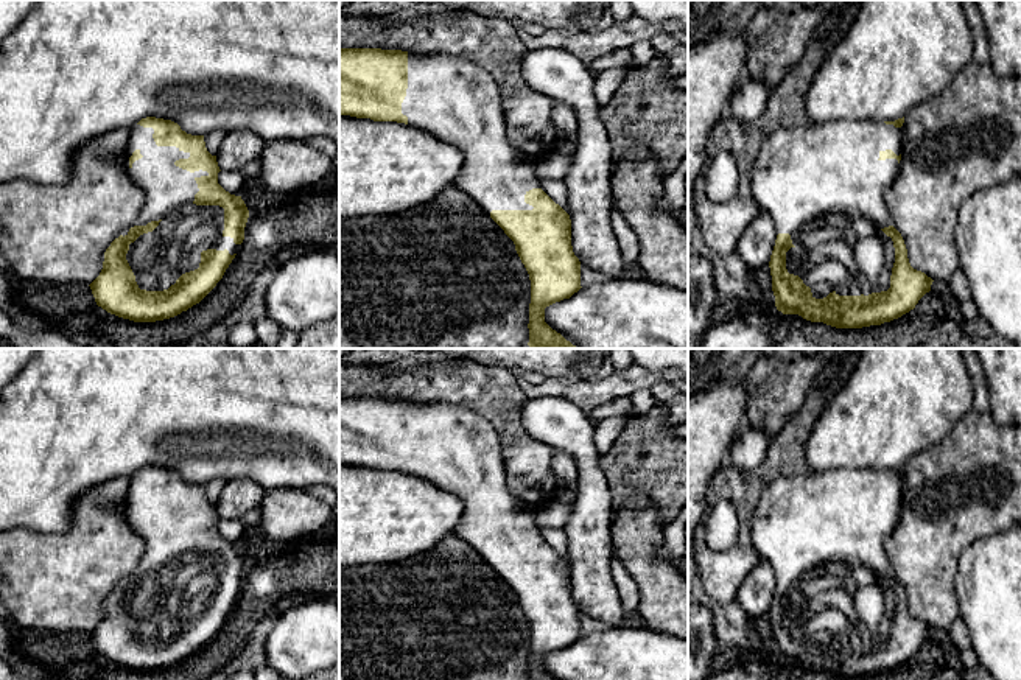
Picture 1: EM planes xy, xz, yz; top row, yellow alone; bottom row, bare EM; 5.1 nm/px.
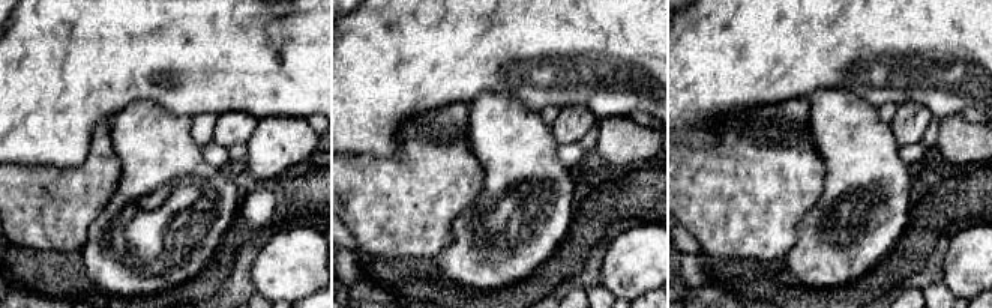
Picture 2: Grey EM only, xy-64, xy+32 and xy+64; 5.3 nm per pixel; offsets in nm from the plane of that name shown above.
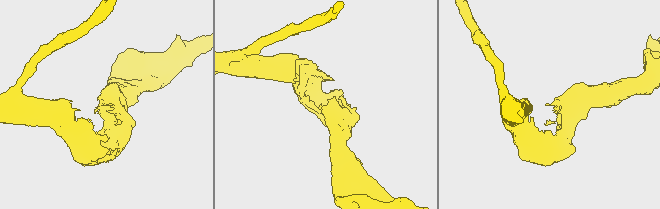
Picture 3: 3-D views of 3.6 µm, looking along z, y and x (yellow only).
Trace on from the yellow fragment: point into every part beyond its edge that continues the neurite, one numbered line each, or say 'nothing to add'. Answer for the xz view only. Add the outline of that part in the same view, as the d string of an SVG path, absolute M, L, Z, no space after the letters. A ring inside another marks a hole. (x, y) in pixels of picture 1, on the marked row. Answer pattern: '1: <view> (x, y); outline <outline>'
1: xz (453, 98); outline M408 53L408 89L402 103L408 124L458 146L464 163L454 187L473 198L490 216L492 210L532 210L525 195L542 188L535 165L507 140L501 89L496 79L465 58Z

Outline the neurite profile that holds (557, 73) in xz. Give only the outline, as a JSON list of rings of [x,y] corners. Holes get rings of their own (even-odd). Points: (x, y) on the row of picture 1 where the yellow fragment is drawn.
[[[560,48],[526,50],[521,59],[521,75],[528,86],[556,101],[568,104],[577,117],[577,140],[567,176],[560,181],[568,190],[568,213],[571,219],[571,246],[582,266],[602,272],[610,279],[621,277],[624,260],[610,223],[615,207],[612,198],[612,145],[604,121],[599,118],[601,106],[595,98],[595,75],[587,64],[573,53]]]

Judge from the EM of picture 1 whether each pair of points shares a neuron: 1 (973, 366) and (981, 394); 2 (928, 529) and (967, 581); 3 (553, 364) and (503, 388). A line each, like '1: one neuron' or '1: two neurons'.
1: one neuron
2: two neurons
3: two neurons

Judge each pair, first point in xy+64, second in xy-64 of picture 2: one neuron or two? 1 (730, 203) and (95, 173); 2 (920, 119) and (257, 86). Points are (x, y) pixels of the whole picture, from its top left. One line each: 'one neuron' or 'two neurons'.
1: one neuron
2: two neurons

